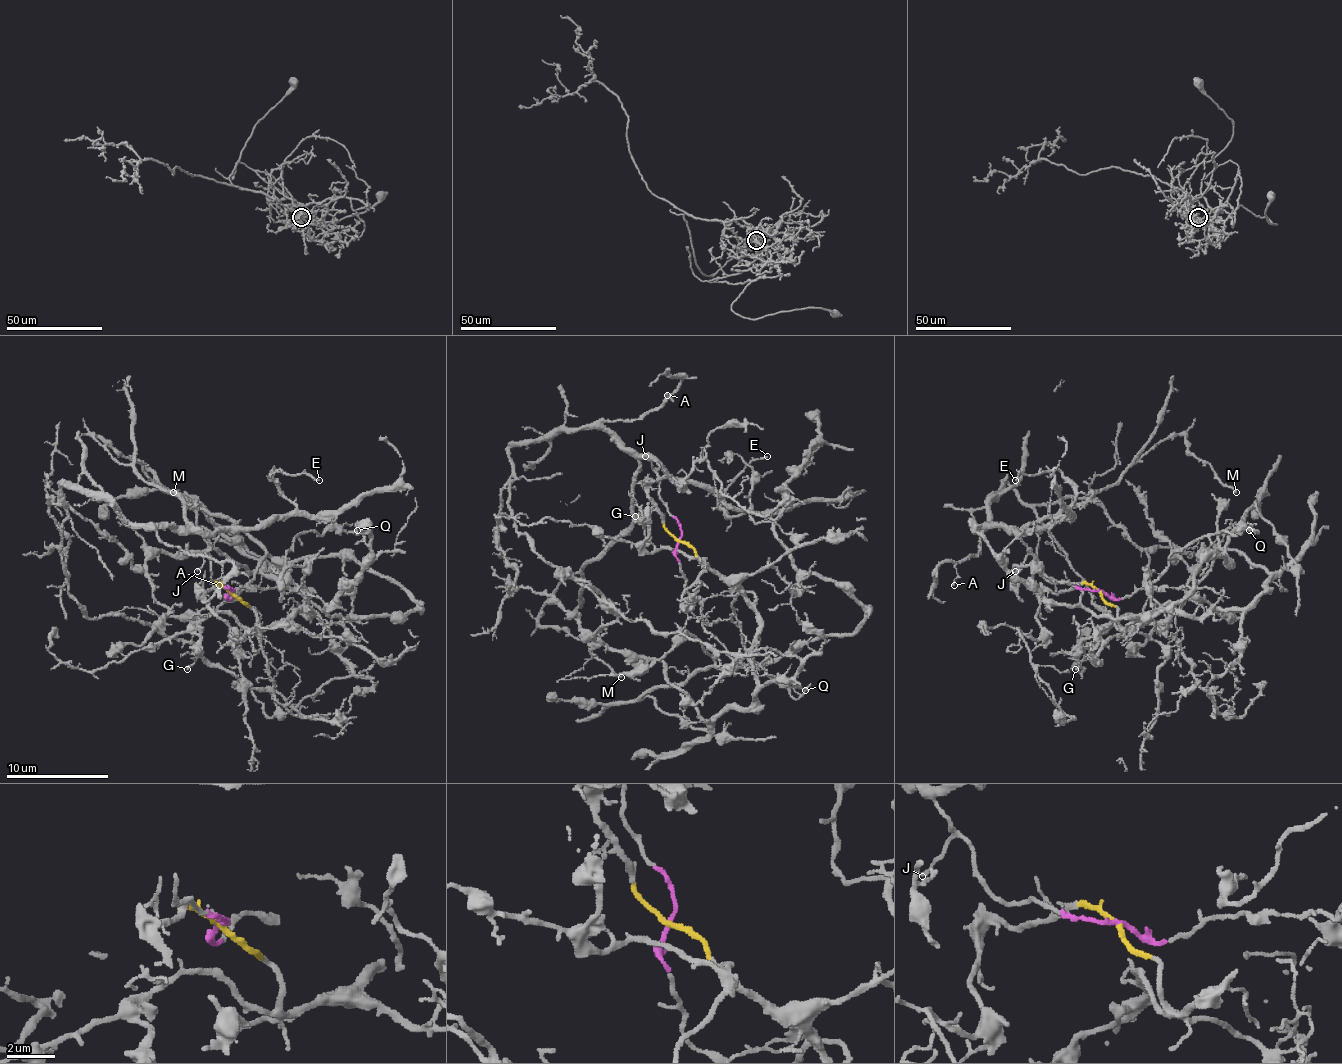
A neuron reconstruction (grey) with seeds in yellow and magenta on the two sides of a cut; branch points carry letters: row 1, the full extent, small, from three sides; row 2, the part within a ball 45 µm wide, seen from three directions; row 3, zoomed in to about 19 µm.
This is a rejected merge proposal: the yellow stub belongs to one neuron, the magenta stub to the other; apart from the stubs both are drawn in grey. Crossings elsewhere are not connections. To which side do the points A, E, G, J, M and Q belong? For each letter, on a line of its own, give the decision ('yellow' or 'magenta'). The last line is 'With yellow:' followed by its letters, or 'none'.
A: magenta
E: magenta
G: yellow
J: magenta
M: magenta
Q: yellow
With yellow: G, Q

